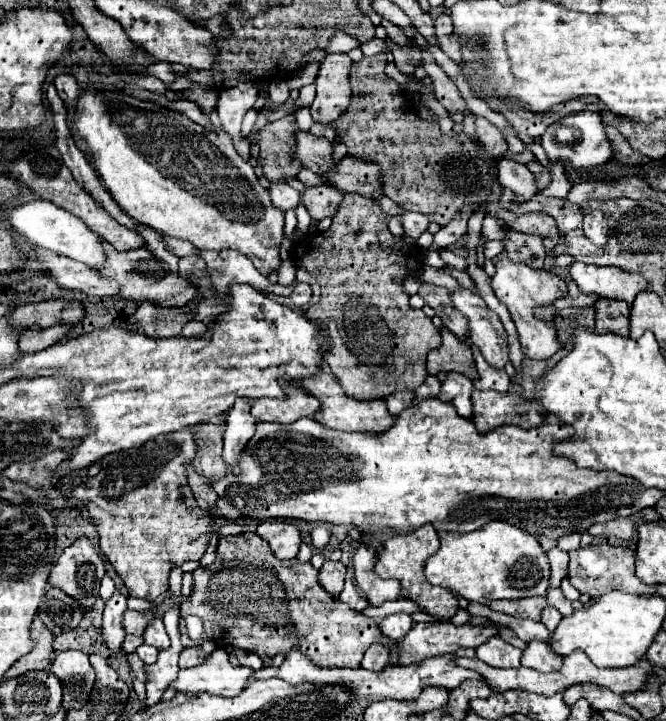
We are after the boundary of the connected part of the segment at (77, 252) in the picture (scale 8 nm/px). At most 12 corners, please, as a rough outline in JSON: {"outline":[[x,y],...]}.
{"outline":[[48,200],[8,208],[30,244],[92,268],[104,266],[98,234]]}

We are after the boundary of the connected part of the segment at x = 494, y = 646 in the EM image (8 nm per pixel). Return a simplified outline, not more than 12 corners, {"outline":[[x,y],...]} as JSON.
{"outline":[[498,636],[476,648],[496,668],[518,668],[522,650]]}

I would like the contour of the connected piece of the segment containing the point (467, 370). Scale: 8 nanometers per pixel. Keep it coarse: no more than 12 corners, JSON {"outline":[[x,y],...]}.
{"outline":[[442,328],[428,354],[428,372],[478,378],[470,346]]}

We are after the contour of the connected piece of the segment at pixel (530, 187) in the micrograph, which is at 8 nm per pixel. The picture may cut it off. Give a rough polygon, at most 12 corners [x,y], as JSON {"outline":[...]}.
{"outline":[[502,158],[498,180],[530,200],[538,190],[524,164]]}

